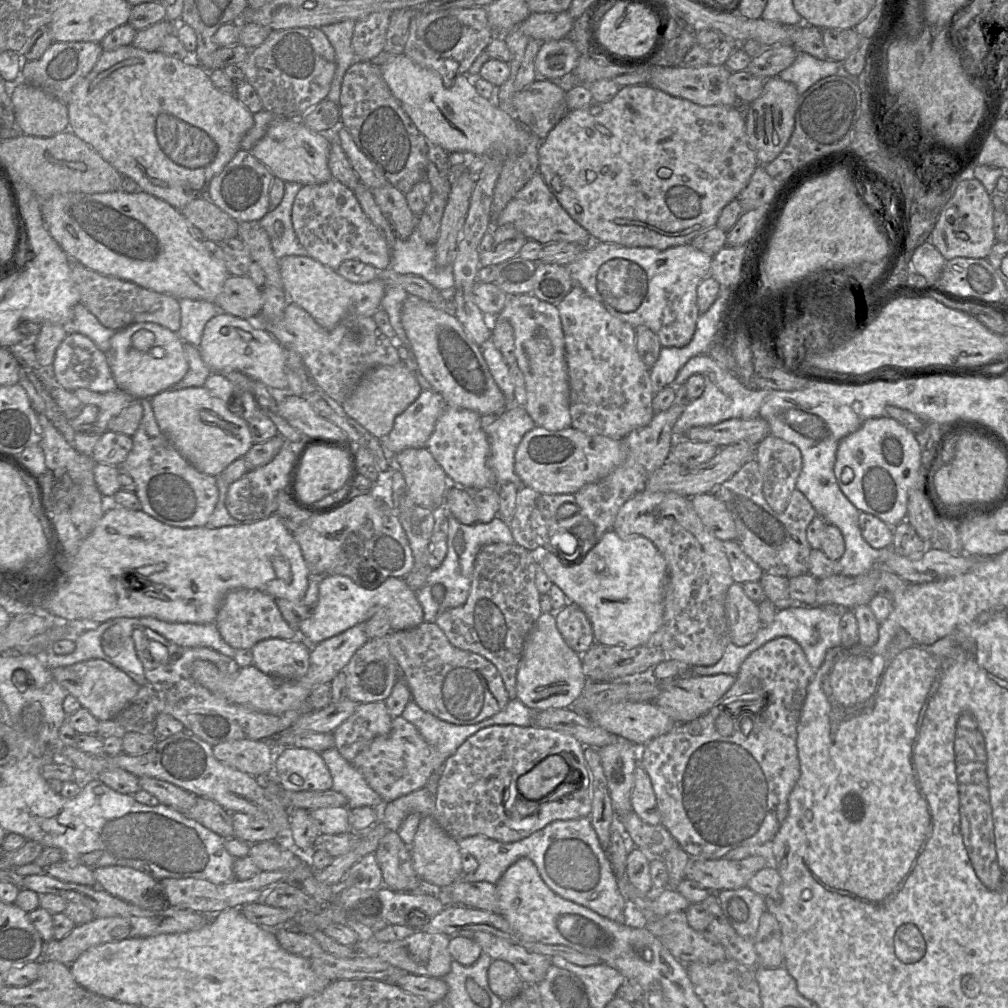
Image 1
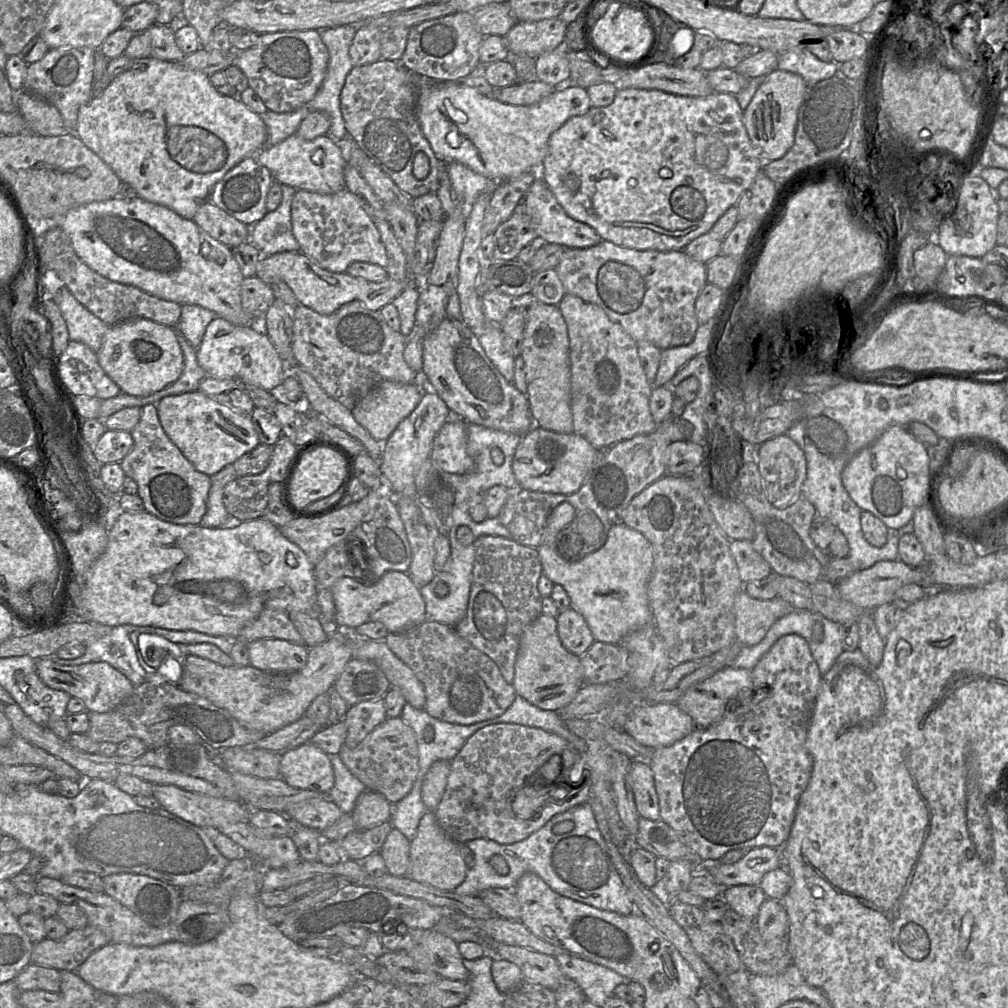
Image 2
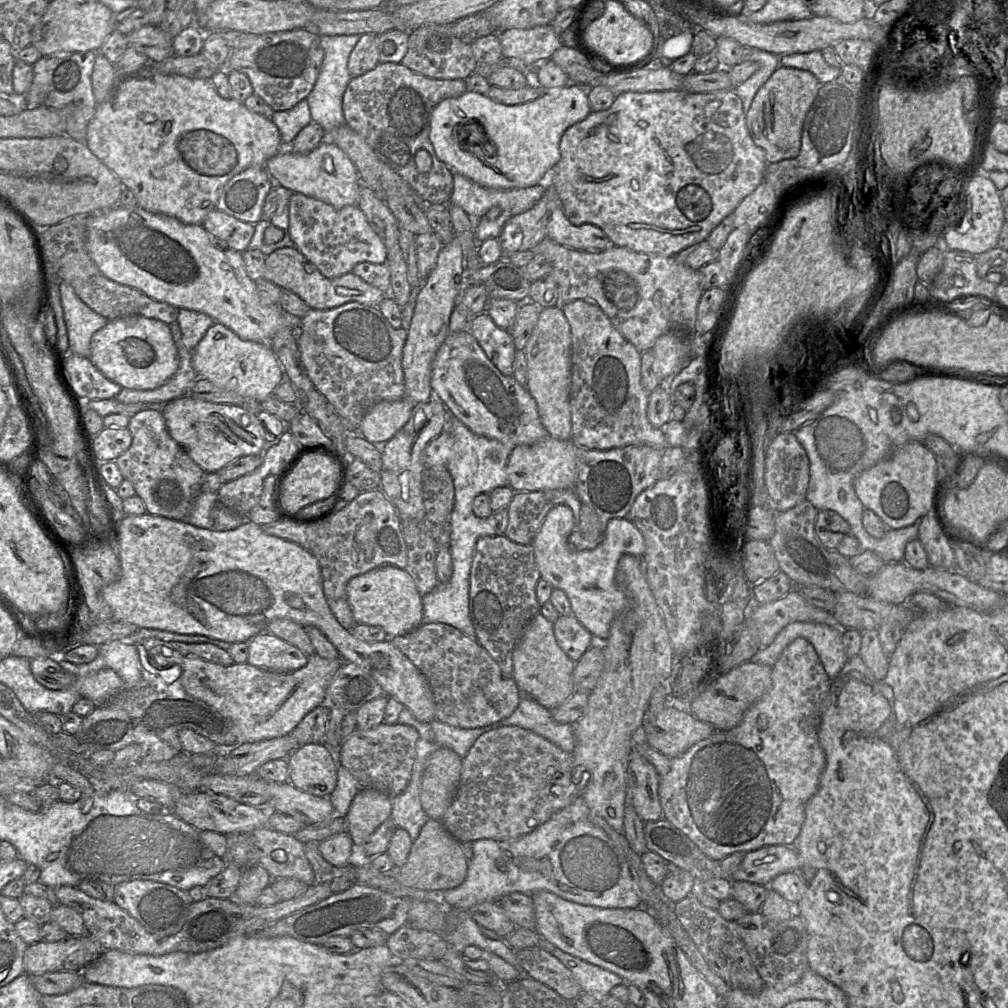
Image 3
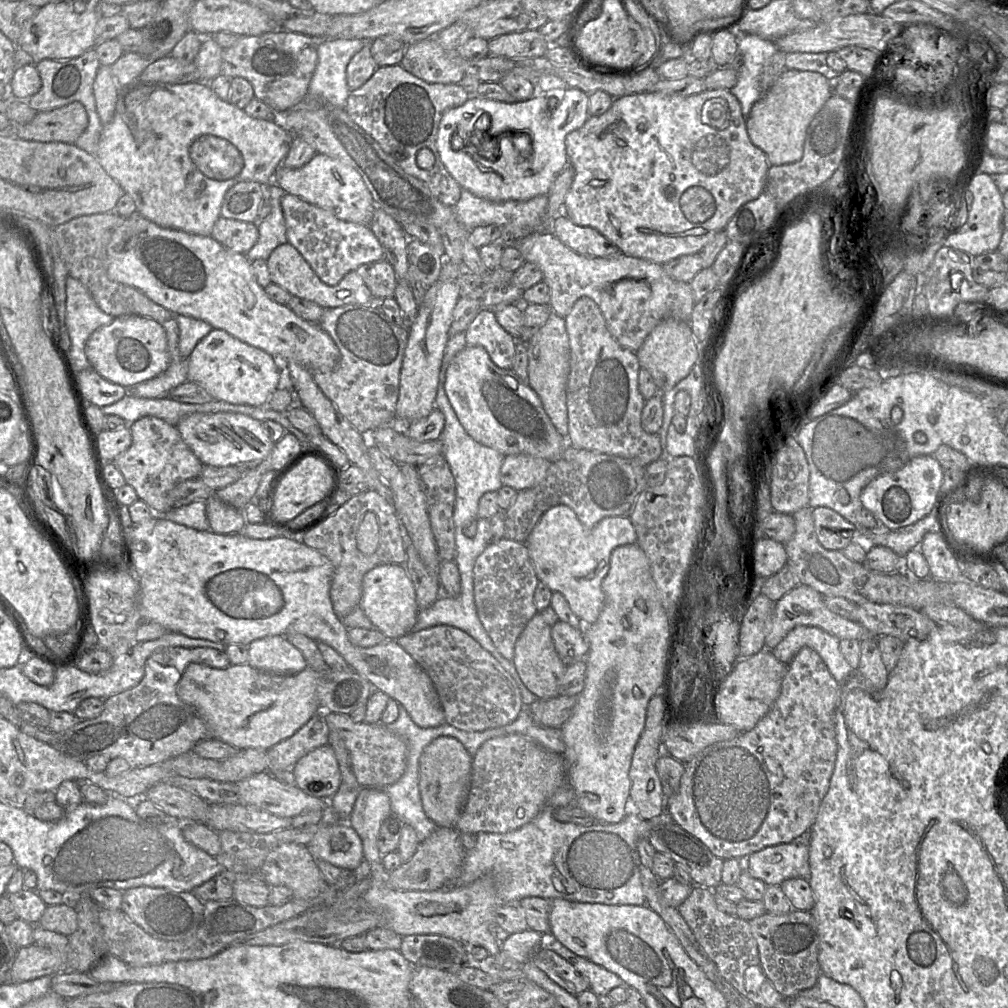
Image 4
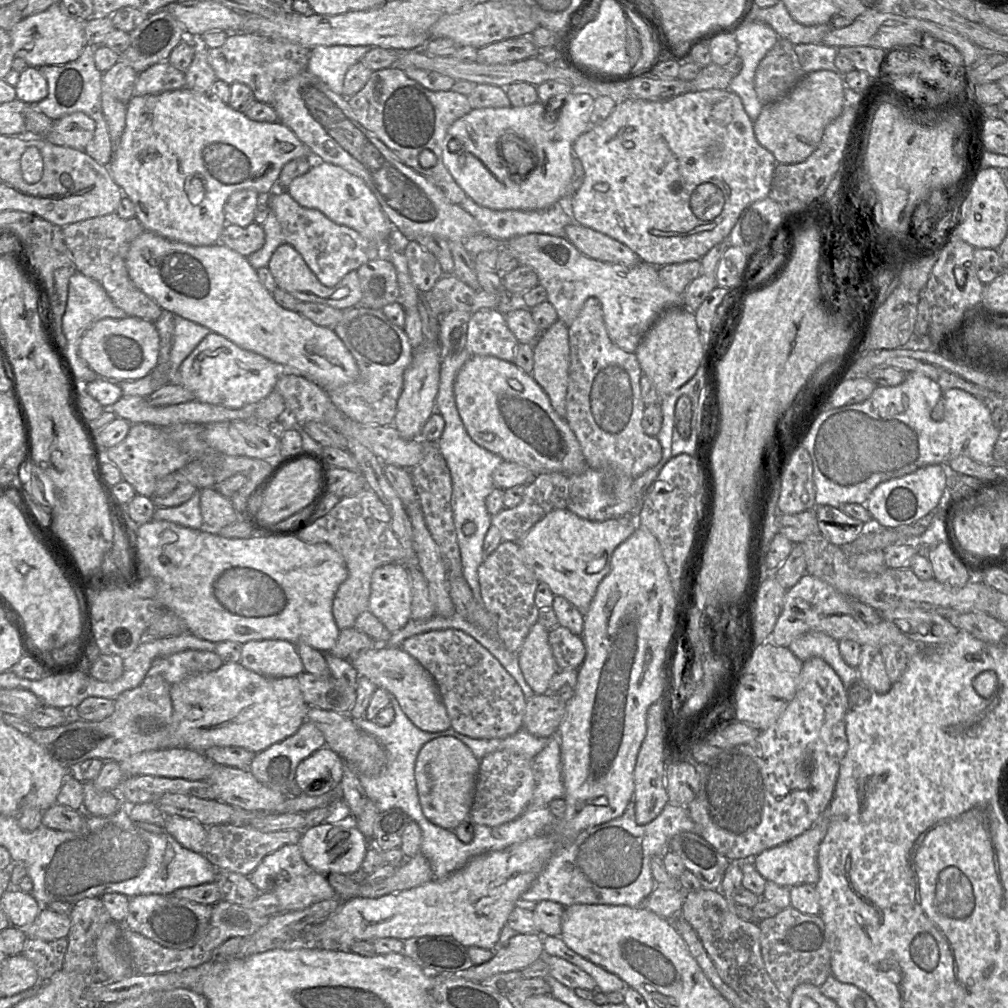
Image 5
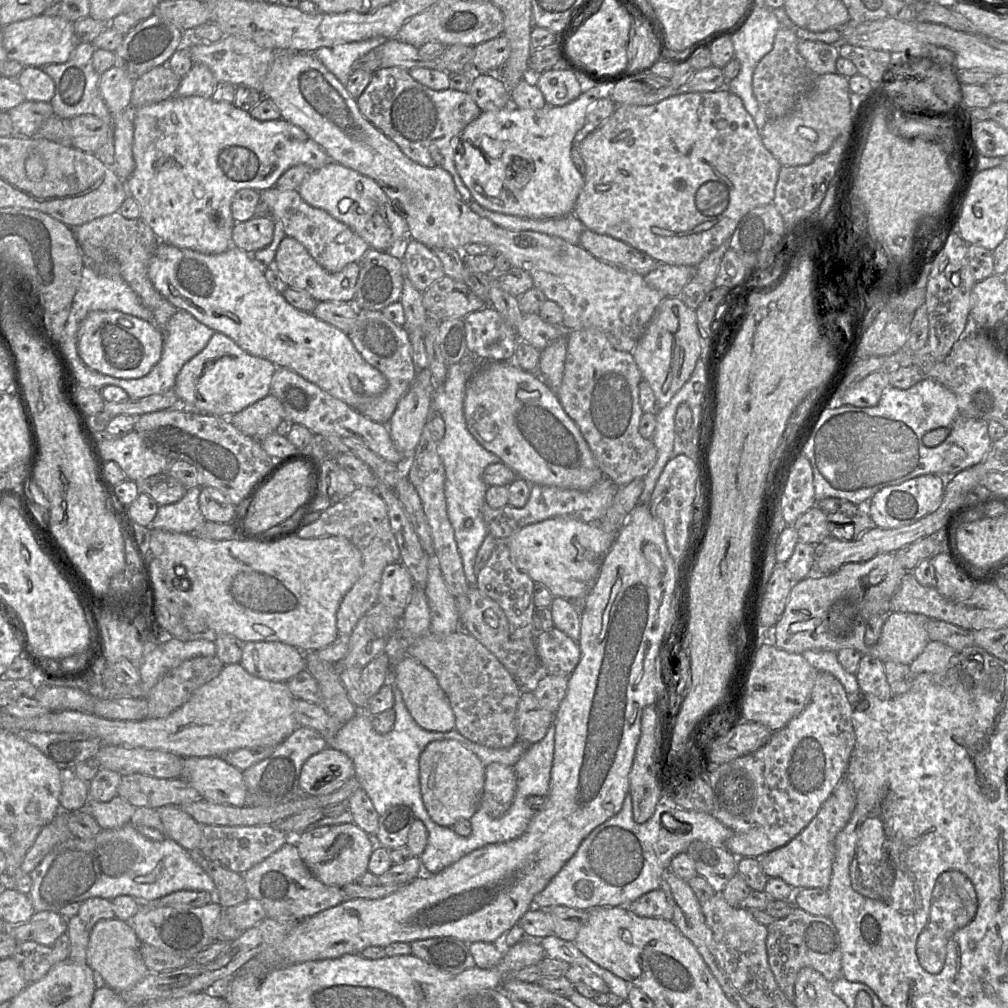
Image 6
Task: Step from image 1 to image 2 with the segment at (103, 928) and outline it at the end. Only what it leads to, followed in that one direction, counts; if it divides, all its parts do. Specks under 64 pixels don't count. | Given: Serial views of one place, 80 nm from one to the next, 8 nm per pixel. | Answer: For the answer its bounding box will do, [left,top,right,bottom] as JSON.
[31,925,109,971]

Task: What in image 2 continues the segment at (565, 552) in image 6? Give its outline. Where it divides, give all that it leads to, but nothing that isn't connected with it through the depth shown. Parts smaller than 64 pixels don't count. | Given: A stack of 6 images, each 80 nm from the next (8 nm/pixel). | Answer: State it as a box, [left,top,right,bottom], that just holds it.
[536,502,654,644]

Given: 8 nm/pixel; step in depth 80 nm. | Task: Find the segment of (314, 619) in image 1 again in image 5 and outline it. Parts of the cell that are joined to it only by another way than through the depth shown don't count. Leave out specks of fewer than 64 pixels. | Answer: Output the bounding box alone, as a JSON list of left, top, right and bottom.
[368,564,411,634]

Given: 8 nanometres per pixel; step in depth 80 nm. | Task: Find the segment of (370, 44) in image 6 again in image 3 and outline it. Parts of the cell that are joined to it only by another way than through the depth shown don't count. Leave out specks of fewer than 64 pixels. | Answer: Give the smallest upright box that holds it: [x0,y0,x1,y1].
[306,35,360,132]

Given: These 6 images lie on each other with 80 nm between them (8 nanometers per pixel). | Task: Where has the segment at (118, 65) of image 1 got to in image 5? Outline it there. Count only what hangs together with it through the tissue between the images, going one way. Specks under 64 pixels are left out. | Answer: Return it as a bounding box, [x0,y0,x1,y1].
[107,87,312,246]

